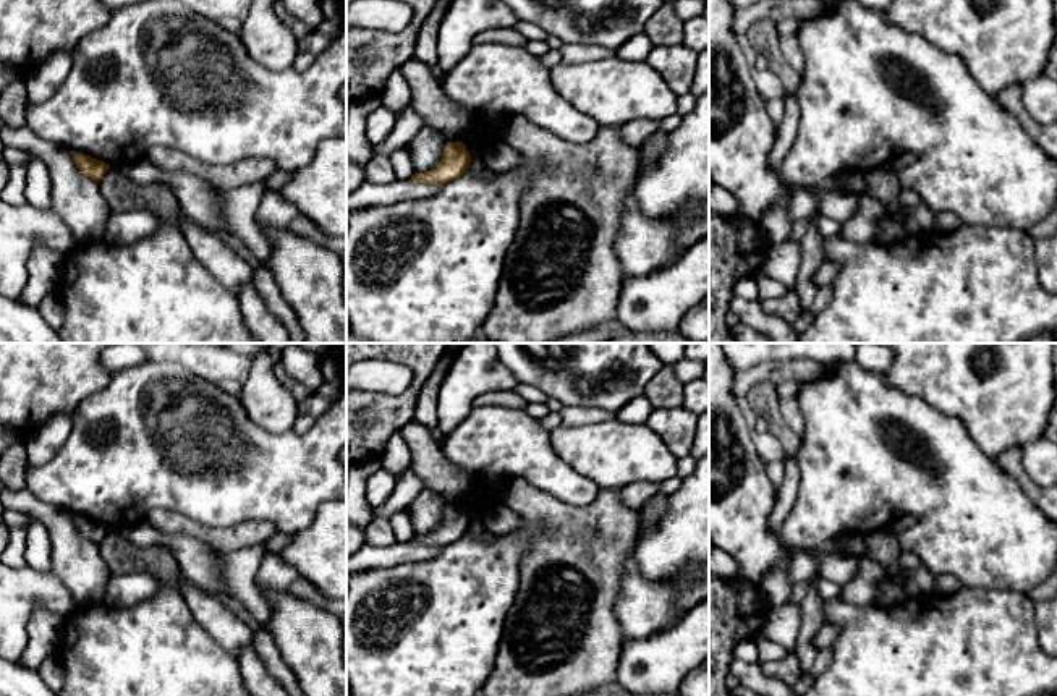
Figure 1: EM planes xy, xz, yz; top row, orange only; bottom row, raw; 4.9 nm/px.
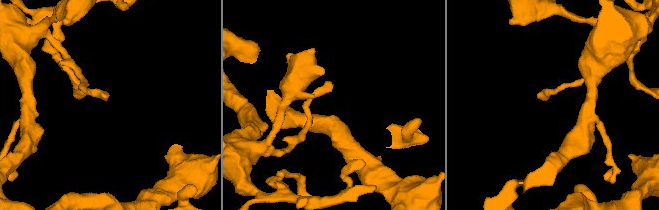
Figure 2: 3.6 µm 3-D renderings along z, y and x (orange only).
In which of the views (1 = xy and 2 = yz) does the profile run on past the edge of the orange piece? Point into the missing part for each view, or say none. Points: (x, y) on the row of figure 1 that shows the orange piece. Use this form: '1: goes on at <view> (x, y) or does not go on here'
1: does not go on here
2: does not go on here

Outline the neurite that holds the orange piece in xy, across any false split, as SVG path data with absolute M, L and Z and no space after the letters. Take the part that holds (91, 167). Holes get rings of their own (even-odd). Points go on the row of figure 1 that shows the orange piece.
M70 151L70 152L73 155L76 167L79 168L79 172L97 183L104 178L104 175L110 168L108 163L97 160L91 155L86 155L83 152L76 152L76 151Z

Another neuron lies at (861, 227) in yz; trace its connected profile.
M863 193L858 196L856 212L840 225L840 235L855 243L877 241L881 222L892 215L884 202Z

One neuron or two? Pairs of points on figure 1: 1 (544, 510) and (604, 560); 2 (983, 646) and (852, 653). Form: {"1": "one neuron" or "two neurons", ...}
{"1": "one neuron", "2": "one neuron"}

